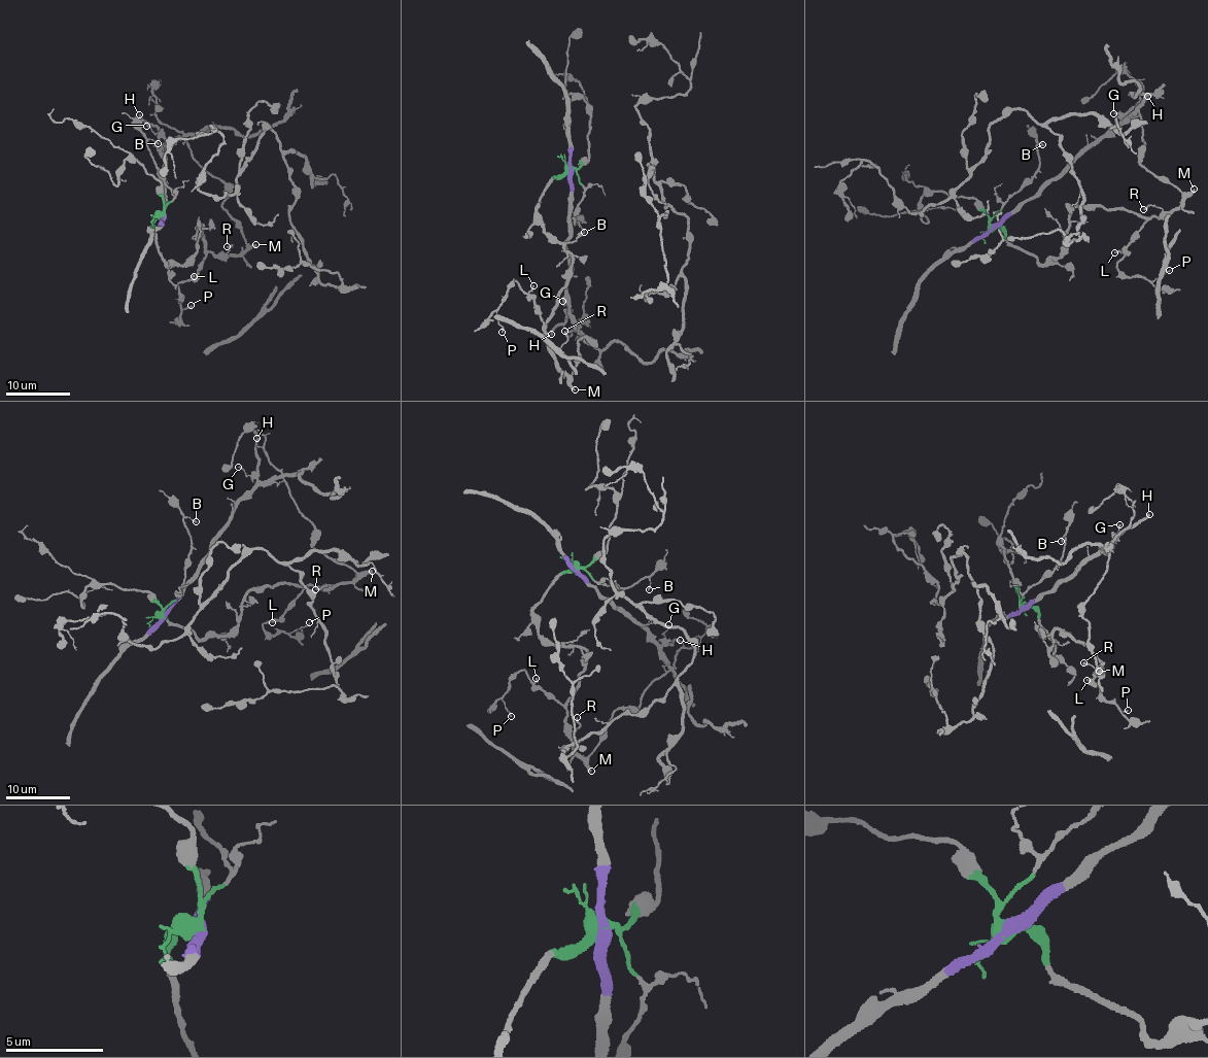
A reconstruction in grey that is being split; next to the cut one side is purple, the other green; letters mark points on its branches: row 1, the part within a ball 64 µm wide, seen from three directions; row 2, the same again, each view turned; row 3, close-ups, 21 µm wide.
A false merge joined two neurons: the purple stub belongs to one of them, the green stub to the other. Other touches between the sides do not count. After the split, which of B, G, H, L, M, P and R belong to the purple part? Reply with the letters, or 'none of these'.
G, H

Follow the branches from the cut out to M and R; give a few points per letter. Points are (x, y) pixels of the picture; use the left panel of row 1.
M: (164, 216), (154, 223), (156, 240), (169, 266), (197, 250), (199, 223), (205, 249), (222, 258), (255, 244)
R: (164, 216), (154, 223), (166, 264), (197, 250), (199, 224), (205, 249), (226, 246)

